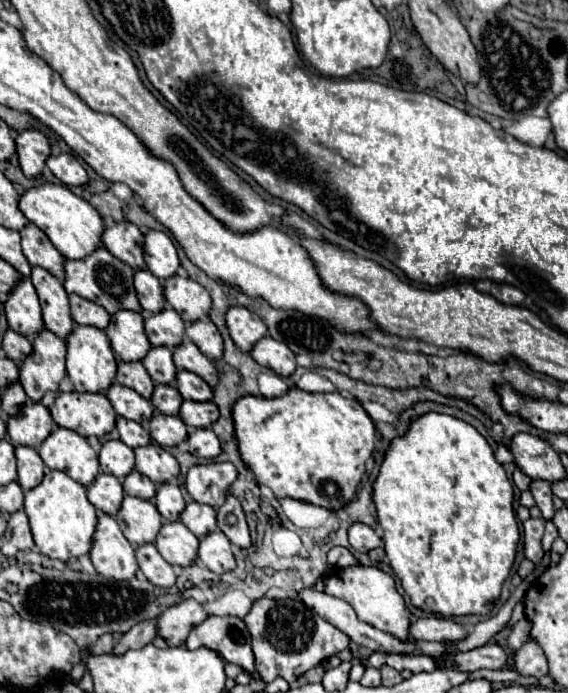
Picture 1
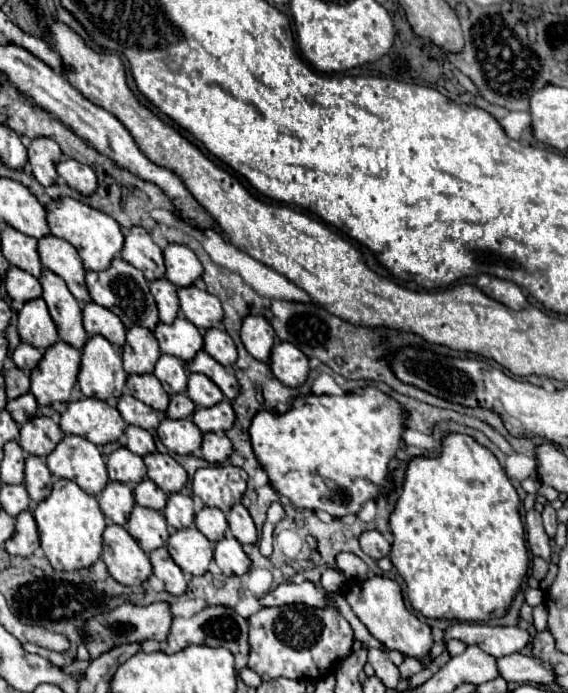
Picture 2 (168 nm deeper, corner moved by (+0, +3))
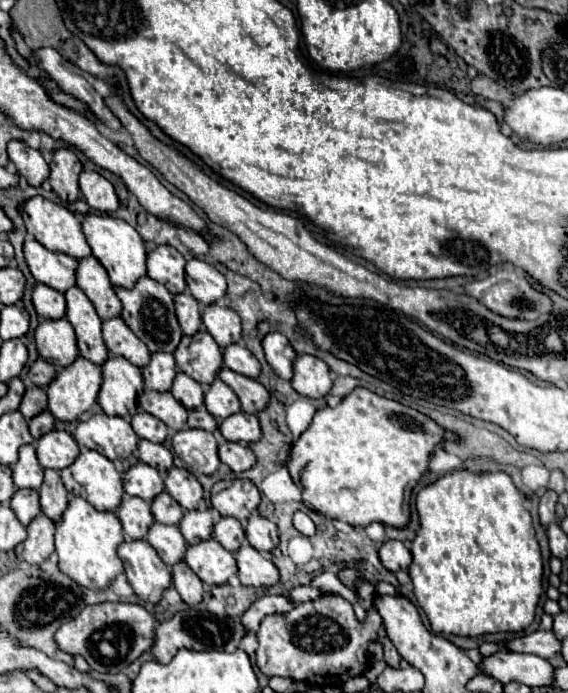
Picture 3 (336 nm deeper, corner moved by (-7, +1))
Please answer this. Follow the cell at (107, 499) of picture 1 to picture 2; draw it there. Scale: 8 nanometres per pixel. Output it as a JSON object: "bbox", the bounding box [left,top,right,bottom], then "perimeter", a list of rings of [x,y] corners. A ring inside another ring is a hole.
{"bbox":[97,481,135,525],"perimeter":[[[109,481],[109,483],[105,485],[105,489],[99,493],[97,501],[99,501],[99,507],[101,507],[103,515],[105,515],[111,523],[125,525],[125,523],[127,523],[127,517],[129,517],[129,513],[131,513],[131,509],[133,509],[133,505],[135,505],[133,485]]]}

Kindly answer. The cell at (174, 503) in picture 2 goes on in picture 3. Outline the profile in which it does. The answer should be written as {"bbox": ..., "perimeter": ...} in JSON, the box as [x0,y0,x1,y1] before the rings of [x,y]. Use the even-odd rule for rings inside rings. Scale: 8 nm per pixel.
{"bbox":[180,509,214,545],"perimeter":[[[210,509],[186,511],[182,521],[180,521],[180,531],[190,545],[196,545],[198,541],[210,539],[212,529],[214,529],[214,521],[212,521],[212,511]]]}

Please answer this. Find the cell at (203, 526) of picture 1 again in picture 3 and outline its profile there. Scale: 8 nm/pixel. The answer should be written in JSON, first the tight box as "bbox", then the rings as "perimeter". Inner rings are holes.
{"bbox":[212,517,246,551],"perimeter":[[[222,517],[222,521],[214,525],[214,535],[212,537],[228,551],[240,549],[242,543],[246,541],[246,533],[244,533],[240,521],[232,519],[232,517]]]}

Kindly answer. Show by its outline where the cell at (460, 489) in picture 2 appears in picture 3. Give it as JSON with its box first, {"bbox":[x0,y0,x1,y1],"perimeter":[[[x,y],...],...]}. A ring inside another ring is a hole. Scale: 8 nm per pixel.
{"bbox":[408,469,542,637],"perimeter":[[[466,469],[454,471],[444,475],[442,479],[438,479],[436,483],[424,487],[418,497],[416,497],[416,507],[418,507],[418,515],[420,515],[420,523],[422,529],[418,531],[416,539],[412,541],[412,565],[408,569],[412,583],[414,583],[414,595],[418,599],[418,605],[424,609],[430,627],[434,633],[452,633],[452,635],[460,635],[460,637],[482,637],[488,633],[520,633],[524,631],[536,615],[536,605],[540,601],[540,593],[542,593],[542,553],[540,553],[540,543],[536,539],[536,531],[532,525],[532,517],[530,511],[526,509],[526,499],[524,495],[520,495],[520,491],[514,487],[512,479],[506,473],[470,473]]]}

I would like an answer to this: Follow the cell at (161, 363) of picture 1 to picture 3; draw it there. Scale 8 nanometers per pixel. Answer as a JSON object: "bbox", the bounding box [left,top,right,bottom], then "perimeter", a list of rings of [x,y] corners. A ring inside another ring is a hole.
{"bbox":[172,373,204,411],"perimeter":[[[178,373],[174,383],[172,383],[172,391],[174,399],[178,403],[182,403],[188,411],[190,409],[198,409],[198,405],[204,405],[204,391],[202,385],[198,385],[192,377],[188,377],[186,373]]]}

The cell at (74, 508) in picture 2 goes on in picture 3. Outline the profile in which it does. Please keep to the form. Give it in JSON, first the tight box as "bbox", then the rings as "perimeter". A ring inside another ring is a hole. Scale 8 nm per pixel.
{"bbox":[56,497,126,591],"perimeter":[[[72,497],[62,521],[56,525],[56,553],[60,559],[60,571],[82,587],[94,591],[106,589],[120,573],[124,573],[124,565],[118,557],[118,545],[124,541],[126,535],[122,533],[122,523],[114,513],[98,511],[86,499]]]}

